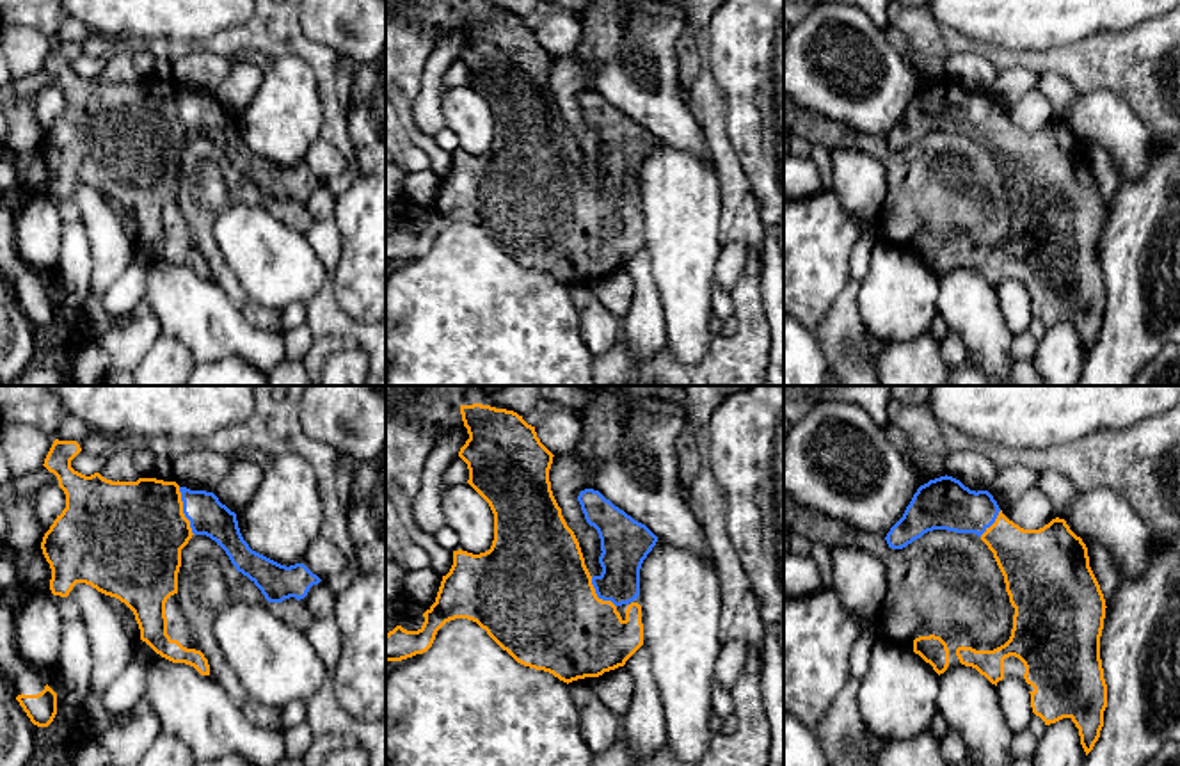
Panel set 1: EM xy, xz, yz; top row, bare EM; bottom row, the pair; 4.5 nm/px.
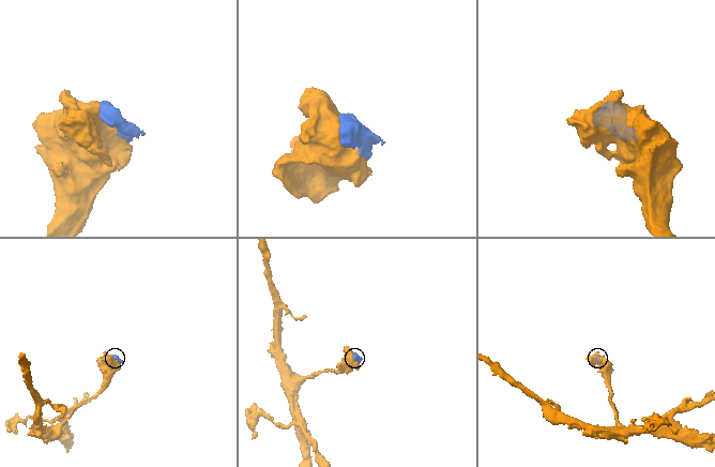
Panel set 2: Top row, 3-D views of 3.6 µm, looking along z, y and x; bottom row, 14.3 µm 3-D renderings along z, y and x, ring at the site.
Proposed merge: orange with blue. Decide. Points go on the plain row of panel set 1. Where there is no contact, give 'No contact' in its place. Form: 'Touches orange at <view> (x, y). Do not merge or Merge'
Touches orange at xy (182, 112). Merge

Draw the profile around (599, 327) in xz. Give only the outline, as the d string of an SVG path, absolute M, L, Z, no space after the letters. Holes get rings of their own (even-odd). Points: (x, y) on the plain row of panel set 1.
M585 279L569 284L579 315L579 334L594 355L608 352L622 332L622 320L595 297L595 283Z

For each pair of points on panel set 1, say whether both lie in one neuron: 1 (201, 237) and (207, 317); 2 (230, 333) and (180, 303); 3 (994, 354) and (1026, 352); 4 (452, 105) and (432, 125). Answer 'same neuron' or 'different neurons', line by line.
1: different neurons
2: same neuron
3: different neurons
4: different neurons

